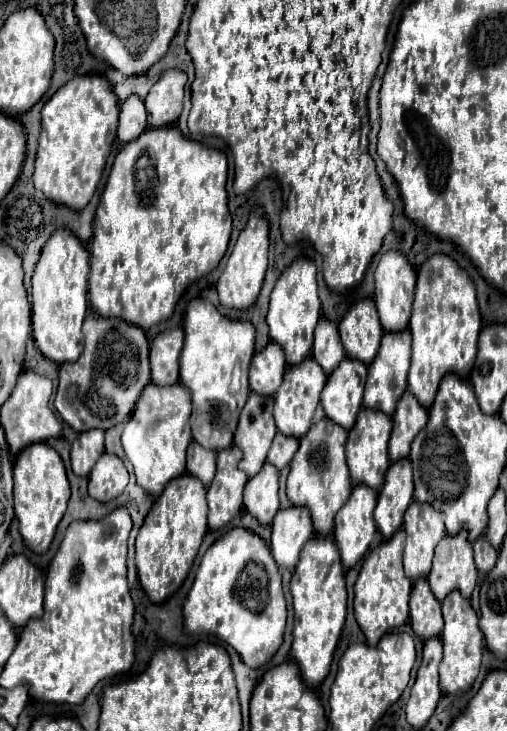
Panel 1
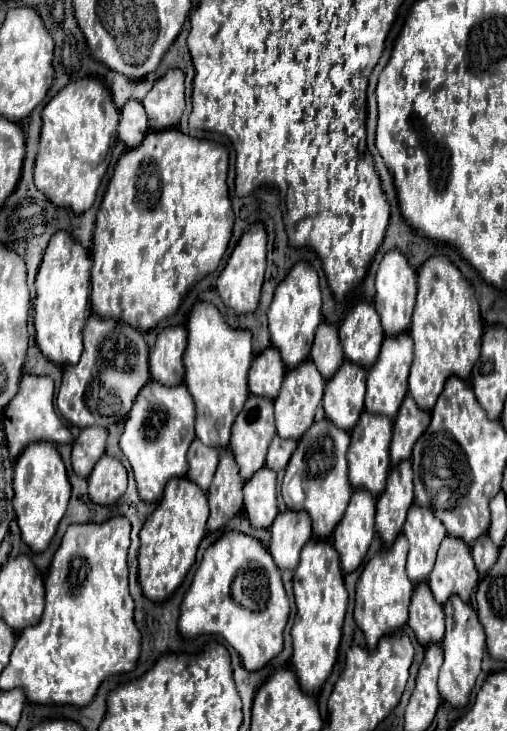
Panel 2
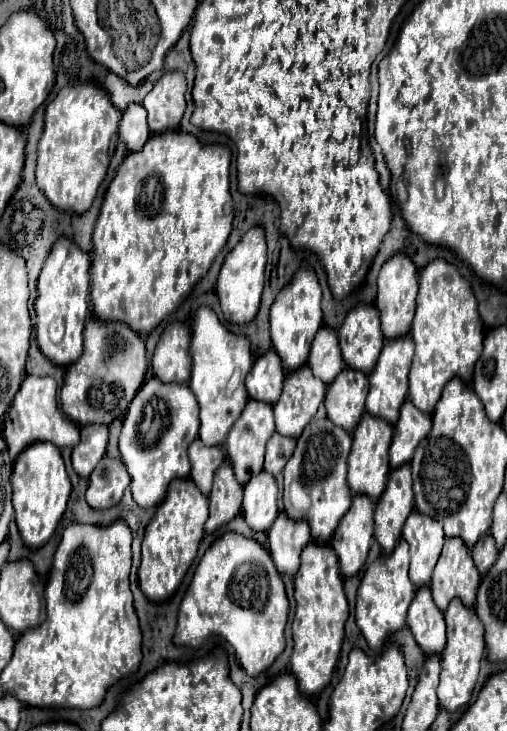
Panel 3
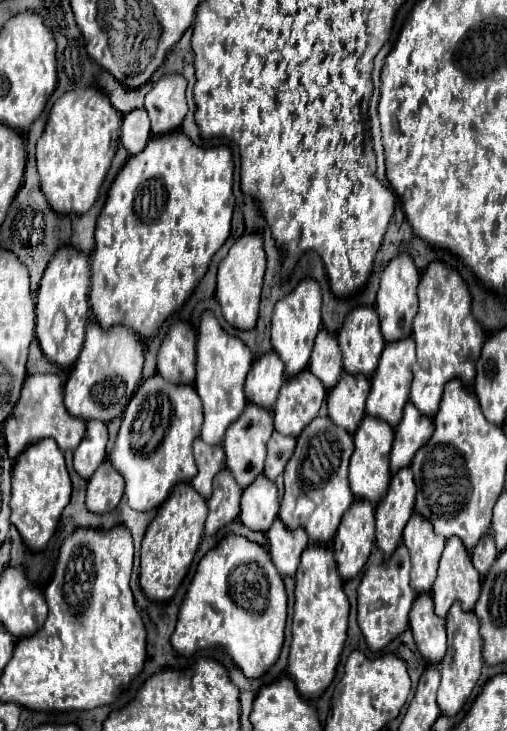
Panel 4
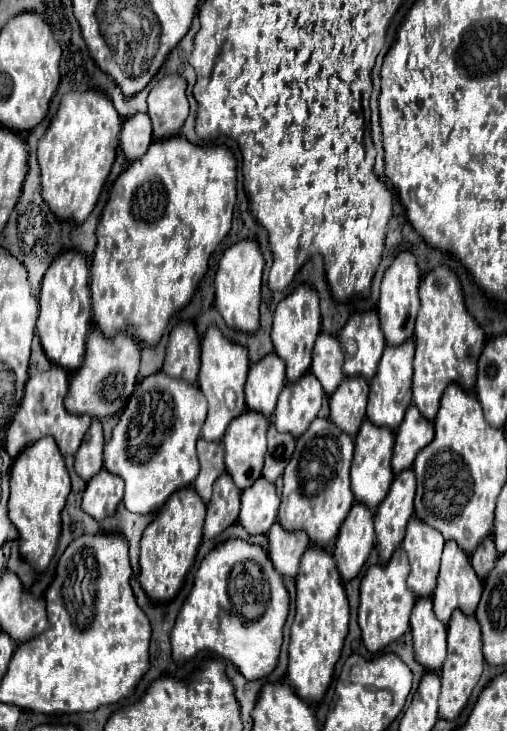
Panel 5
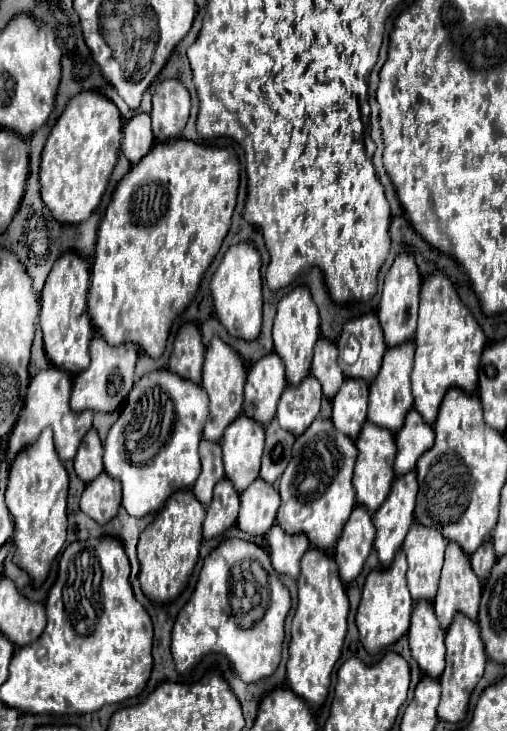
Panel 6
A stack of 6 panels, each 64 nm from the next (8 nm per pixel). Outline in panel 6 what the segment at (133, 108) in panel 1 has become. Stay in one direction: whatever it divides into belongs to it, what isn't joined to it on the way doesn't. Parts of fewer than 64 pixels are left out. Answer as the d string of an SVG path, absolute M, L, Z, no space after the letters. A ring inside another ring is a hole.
M138 114L124 124L122 152L130 164L140 162L154 146L154 136L150 128L150 114Z

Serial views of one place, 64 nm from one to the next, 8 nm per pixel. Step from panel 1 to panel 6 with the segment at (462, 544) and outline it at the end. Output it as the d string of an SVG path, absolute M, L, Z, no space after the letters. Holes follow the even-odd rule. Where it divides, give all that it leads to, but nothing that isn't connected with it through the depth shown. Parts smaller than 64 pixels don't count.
M454 542L446 546L446 560L440 578L440 590L434 598L432 606L436 618L446 630L454 618L454 614L464 614L470 620L478 618L478 604L480 604L480 580L470 568L468 556L462 548Z

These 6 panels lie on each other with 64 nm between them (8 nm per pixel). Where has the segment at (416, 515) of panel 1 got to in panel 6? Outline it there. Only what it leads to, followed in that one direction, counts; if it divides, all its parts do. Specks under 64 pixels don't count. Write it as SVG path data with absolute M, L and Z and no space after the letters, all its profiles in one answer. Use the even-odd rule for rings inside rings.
M418 522L412 524L402 550L408 558L408 590L414 602L432 602L438 594L444 548L446 542L438 530L426 528Z

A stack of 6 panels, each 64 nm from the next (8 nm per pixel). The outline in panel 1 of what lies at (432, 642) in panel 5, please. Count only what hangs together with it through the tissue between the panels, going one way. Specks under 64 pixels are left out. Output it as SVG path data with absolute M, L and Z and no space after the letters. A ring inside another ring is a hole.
M426 578L416 580L410 598L410 626L414 634L422 640L428 640L430 636L440 636L442 624L444 620L440 612L440 602L430 592Z

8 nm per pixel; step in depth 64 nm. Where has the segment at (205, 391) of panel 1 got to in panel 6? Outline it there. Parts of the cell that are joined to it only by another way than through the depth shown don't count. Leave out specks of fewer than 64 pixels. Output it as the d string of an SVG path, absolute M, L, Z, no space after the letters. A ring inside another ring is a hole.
M214 338L206 350L206 362L204 362L204 374L202 374L202 388L210 396L210 416L204 424L204 438L220 442L226 426L242 414L242 388L246 382L246 368L242 358L220 338Z

